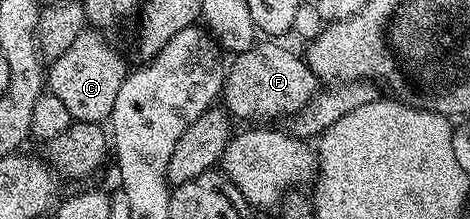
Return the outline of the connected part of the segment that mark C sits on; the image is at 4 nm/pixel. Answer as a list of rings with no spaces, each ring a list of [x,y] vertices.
[[[90,27],[84,28],[83,33],[73,39],[69,51],[50,62],[46,70],[46,88],[57,95],[61,103],[65,103],[65,108],[75,121],[103,123],[110,118],[117,91],[121,91],[121,83],[129,72],[128,66],[123,66],[124,54],[110,44],[114,45],[104,34]]]

